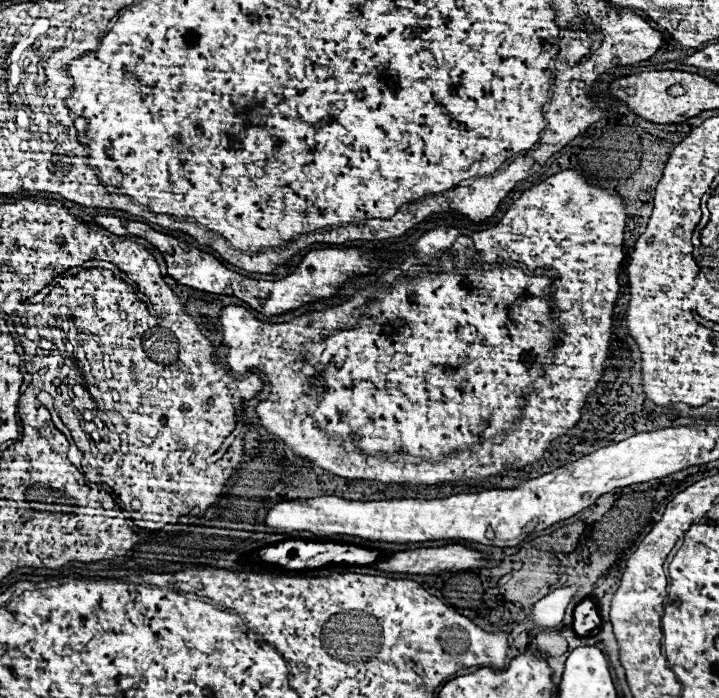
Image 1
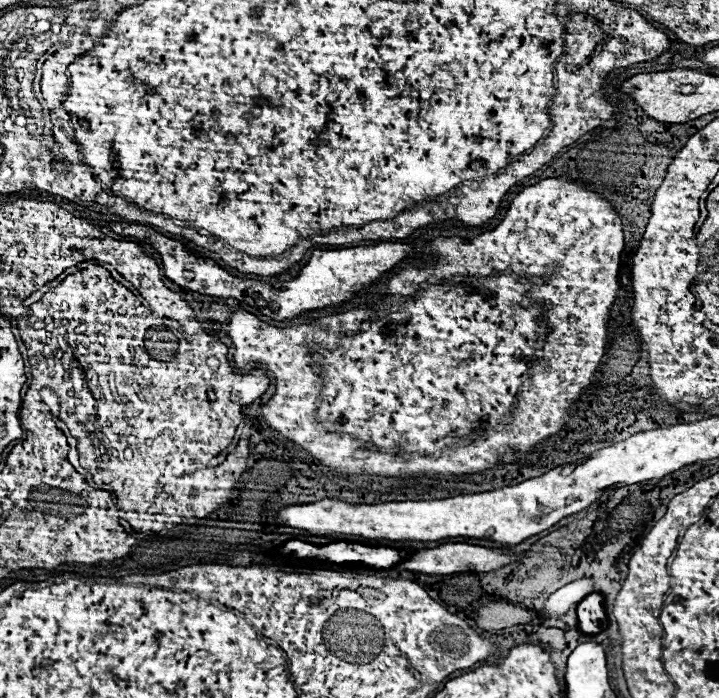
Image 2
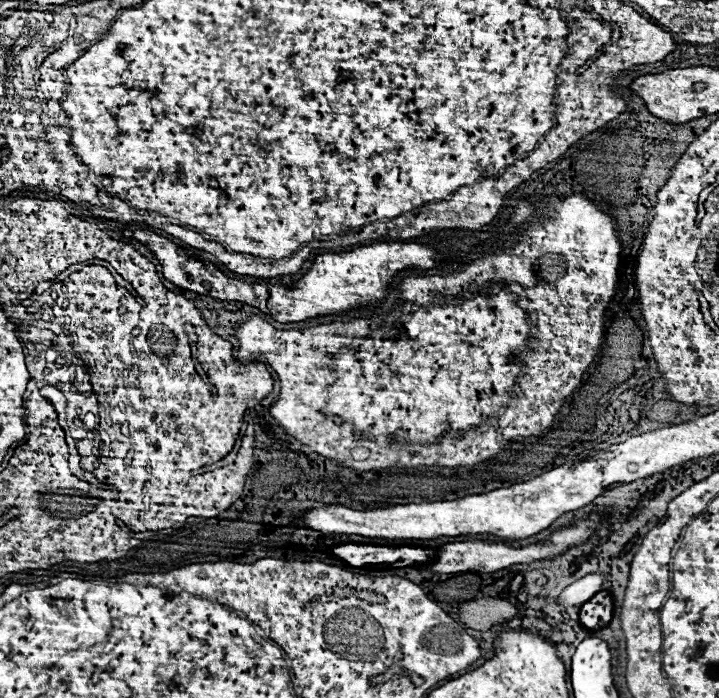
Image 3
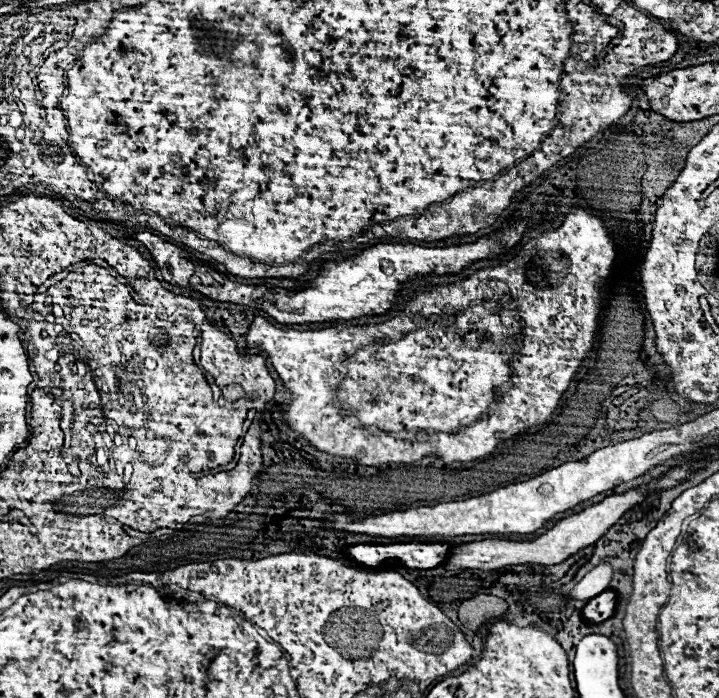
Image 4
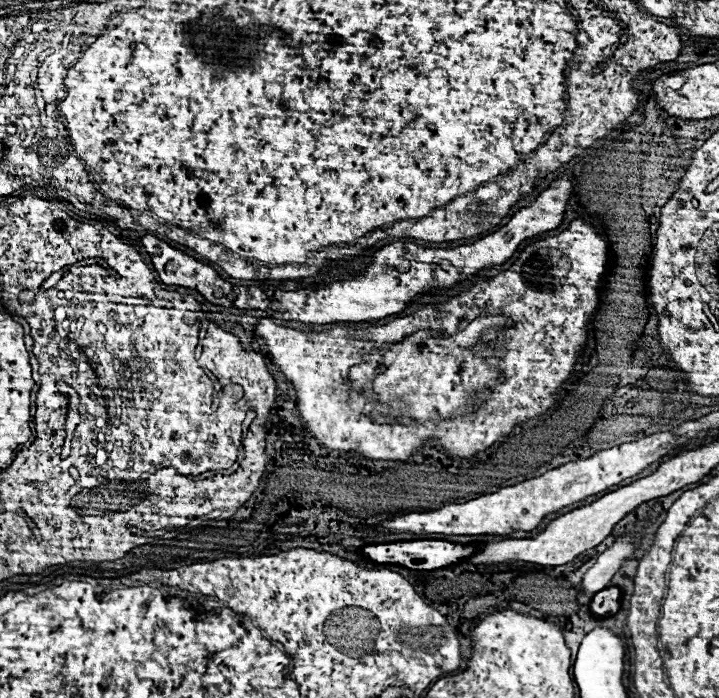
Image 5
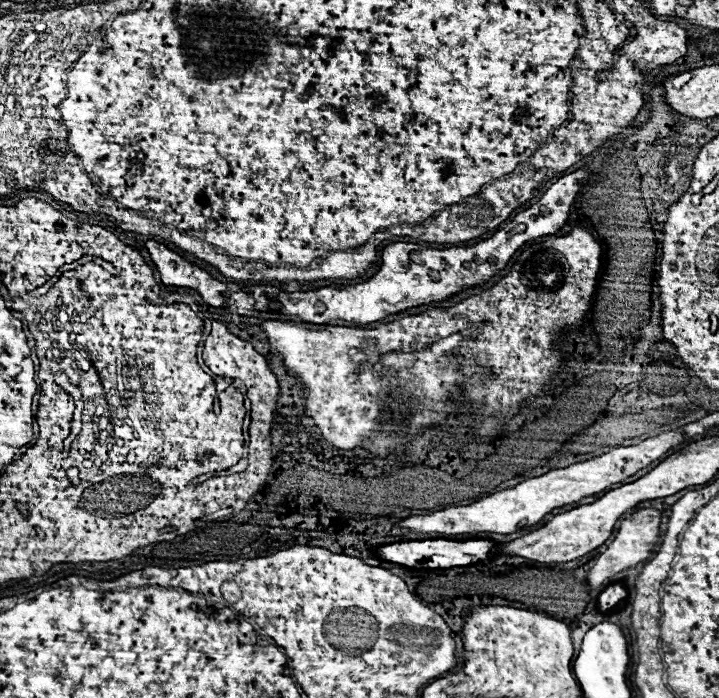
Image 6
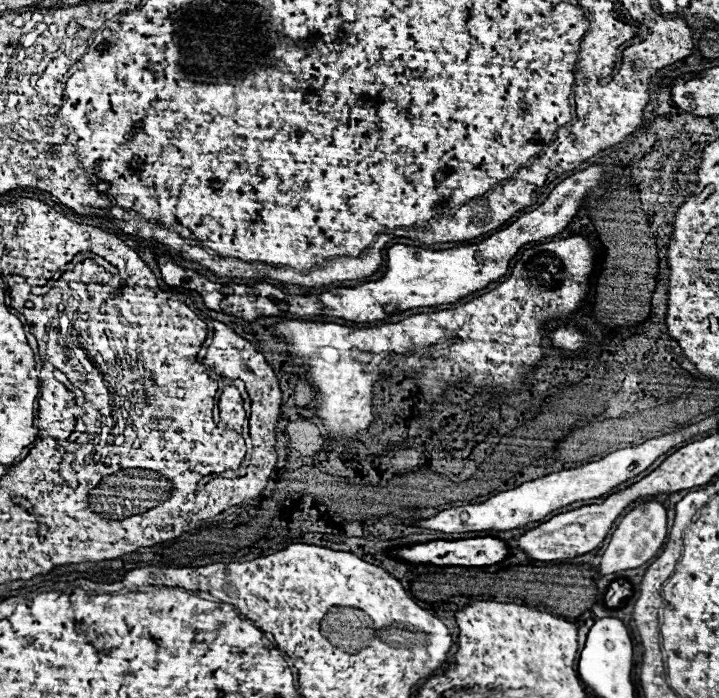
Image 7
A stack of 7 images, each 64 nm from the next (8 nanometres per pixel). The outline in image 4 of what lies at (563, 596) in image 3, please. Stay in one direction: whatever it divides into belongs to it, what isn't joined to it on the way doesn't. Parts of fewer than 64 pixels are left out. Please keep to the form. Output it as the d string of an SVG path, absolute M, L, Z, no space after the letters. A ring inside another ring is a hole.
M608 562L598 564L594 570L590 570L570 592L568 600L590 600L604 592L612 578L612 566Z

